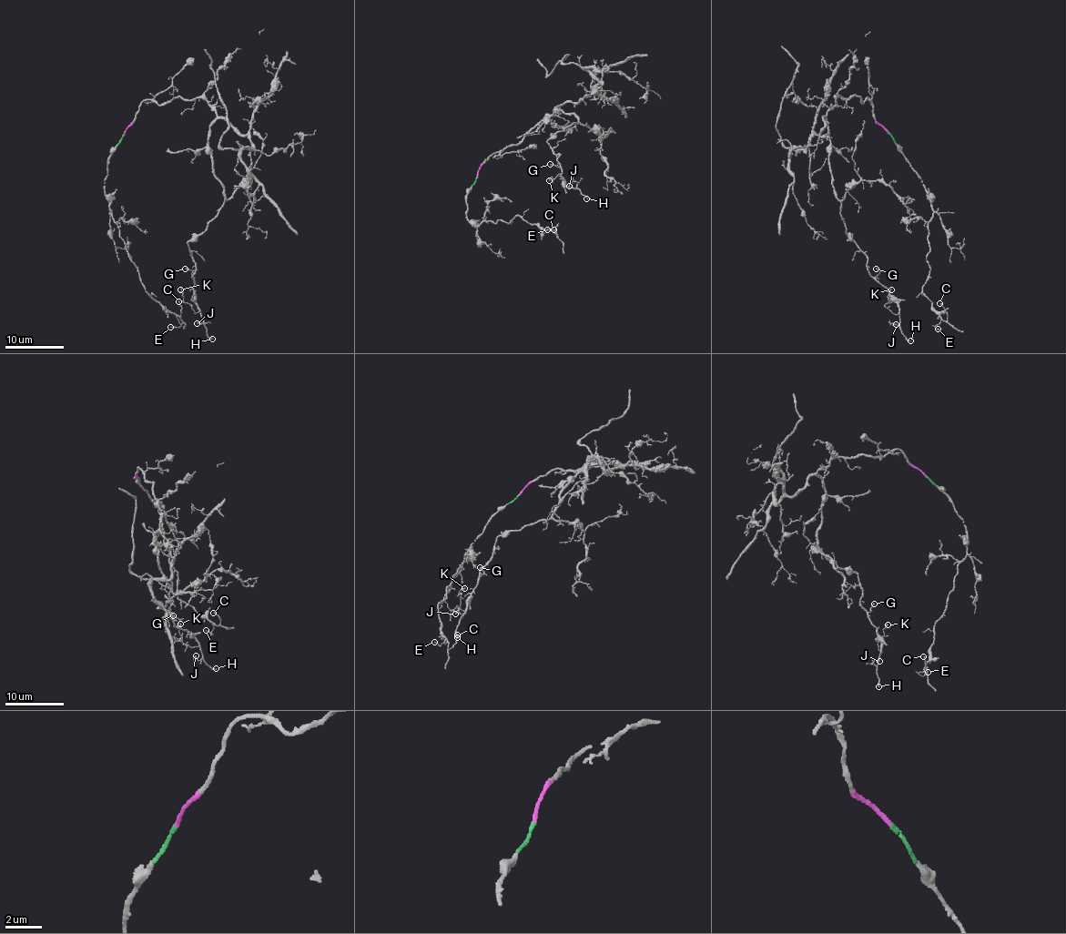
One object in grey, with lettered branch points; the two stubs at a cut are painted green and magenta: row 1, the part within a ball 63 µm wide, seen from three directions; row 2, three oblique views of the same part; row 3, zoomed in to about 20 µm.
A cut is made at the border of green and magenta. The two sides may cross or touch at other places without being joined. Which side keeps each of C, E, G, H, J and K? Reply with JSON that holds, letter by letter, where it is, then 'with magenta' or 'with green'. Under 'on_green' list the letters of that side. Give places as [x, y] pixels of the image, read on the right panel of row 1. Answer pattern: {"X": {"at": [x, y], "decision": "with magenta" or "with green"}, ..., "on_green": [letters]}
{"C": {"at": [939, 303], "decision": "with green"}, "E": {"at": [938, 329], "decision": "with green"}, "G": {"at": [876, 269], "decision": "with magenta"}, "H": {"at": [910, 340], "decision": "with magenta"}, "J": {"at": [896, 324], "decision": "with magenta"}, "K": {"at": [891, 289], "decision": "with magenta"}, "on_green": ["C", "E"]}

